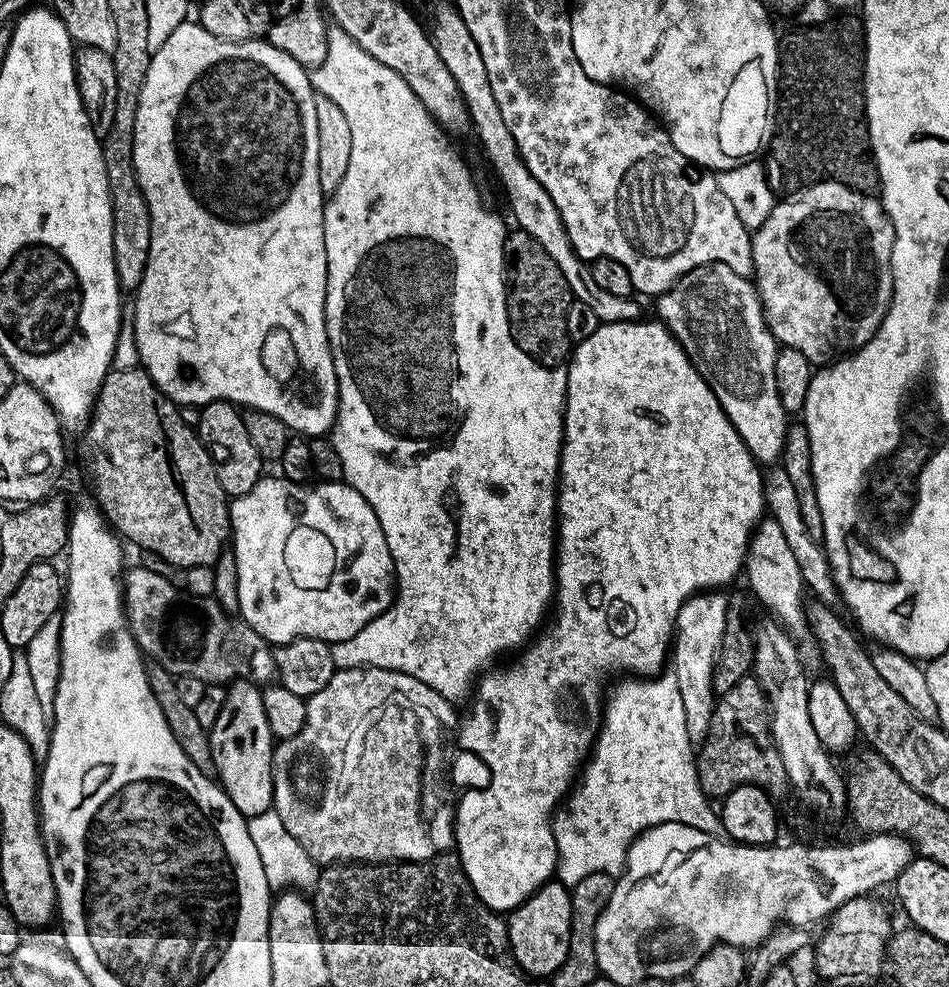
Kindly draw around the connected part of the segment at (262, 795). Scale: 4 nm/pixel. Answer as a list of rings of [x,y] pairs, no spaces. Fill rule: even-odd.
[[[239,678],[227,685],[222,714],[208,734],[215,779],[244,817],[257,816],[272,808],[272,750],[274,737],[266,722],[261,689]]]

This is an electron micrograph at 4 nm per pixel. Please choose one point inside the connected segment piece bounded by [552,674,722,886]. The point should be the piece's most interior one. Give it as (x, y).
(642, 772)

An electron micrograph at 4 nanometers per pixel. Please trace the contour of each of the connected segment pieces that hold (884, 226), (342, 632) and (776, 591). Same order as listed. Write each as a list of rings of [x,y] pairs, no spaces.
[[[822,182],[809,188],[803,188],[800,192],[791,193],[781,202],[773,203],[770,214],[762,226],[751,233],[752,238],[752,271],[756,293],[760,296],[760,304],[764,308],[764,321],[772,332],[777,345],[802,350],[806,358],[811,360],[813,365],[820,366],[825,362],[832,362],[841,354],[851,354],[857,348],[861,348],[880,329],[880,323],[892,301],[892,251],[896,235],[890,218],[884,212],[884,206],[876,196],[866,196],[862,192],[855,192],[854,189],[846,187],[838,182]]]
[[[265,475],[249,492],[235,497],[228,505],[230,544],[234,549],[236,565],[238,566],[239,619],[250,625],[263,640],[267,640],[272,646],[289,644],[301,638],[318,638],[325,640],[330,645],[354,638],[358,634],[358,630],[362,630],[374,618],[381,616],[394,599],[392,555],[390,554],[390,546],[386,546],[382,526],[378,526],[378,518],[374,514],[374,510],[370,510],[370,502],[366,502],[366,498],[362,498],[362,494],[358,494],[358,490],[354,490],[348,484],[316,482],[305,487],[303,484],[295,484],[289,480],[273,476]]]
[[[771,518],[761,519],[756,525],[752,539],[748,541],[748,555],[744,557],[743,575],[748,575],[751,595],[769,608],[771,615],[783,624],[793,637],[807,637],[808,617],[806,615],[806,585],[802,578],[802,570],[798,570],[798,562],[790,545],[786,542],[782,529]]]

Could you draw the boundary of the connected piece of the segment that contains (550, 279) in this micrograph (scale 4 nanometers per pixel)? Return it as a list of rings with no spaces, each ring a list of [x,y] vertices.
[[[512,230],[504,237],[504,266],[508,294],[508,321],[514,342],[521,352],[542,368],[555,368],[569,359],[572,340],[566,334],[566,310],[573,302],[558,262],[542,250],[530,234]]]

